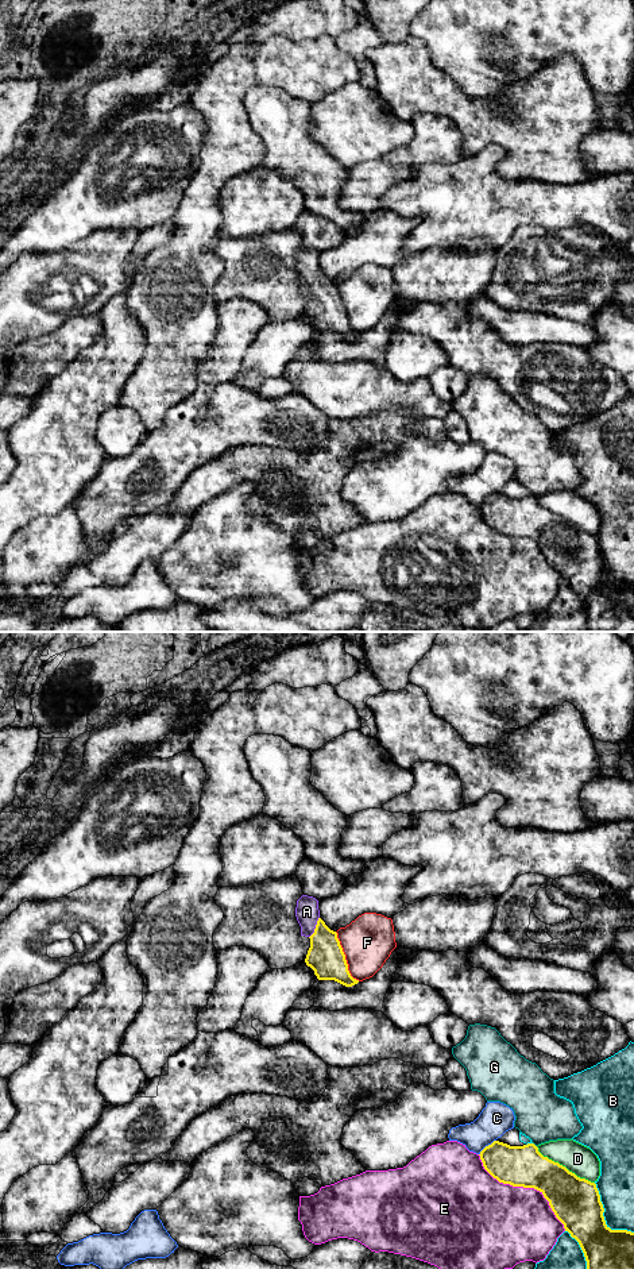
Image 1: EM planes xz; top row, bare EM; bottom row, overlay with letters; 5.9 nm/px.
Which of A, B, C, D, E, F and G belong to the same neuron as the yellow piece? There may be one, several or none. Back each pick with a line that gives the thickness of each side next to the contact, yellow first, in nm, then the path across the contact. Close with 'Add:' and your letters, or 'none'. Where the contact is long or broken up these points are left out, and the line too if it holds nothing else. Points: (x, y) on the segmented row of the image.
A: 220 nm thick on the yellow side, 140 nm on the other; runs through xz (325, 956), (324, 941), (316, 928), (309, 921), (306, 911)
Add: A

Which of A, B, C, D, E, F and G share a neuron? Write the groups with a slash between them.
A / B / C / D / E / F / G

